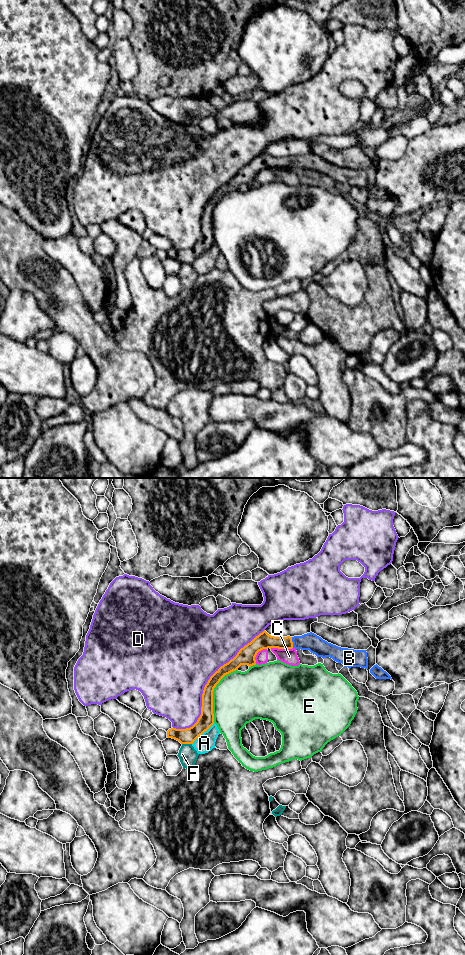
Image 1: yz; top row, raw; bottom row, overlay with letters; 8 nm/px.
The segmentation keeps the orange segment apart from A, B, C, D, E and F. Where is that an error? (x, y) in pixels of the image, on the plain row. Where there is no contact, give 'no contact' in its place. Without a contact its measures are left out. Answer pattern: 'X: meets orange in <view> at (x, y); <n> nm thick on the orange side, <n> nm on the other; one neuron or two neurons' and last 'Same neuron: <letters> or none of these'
A: meets orange in yz at (202, 253); 130 nm thick on the orange side, 150 nm on the other; two neurons
B: meets orange in yz at (292, 162); 130 nm thick on the orange side, 140 nm on the other; one neuron
C: meets orange in yz at (281, 168); 130 nm thick on the orange side, 130 nm on the other; two neurons
D: meets orange in yz at (207, 203); 100 nm thick on the orange side, 480 nm on the other; two neurons
E: meets orange in yz at (212, 213); 120 nm thick on the orange side, 420 nm on the other; two neurons
F: meets orange in yz at (187, 263); 130 nm thick on the orange side, 150 nm on the other; two neurons
Same neuron: B

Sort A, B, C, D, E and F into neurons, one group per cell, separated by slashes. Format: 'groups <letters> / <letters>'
groups A F / B / C / D / E

